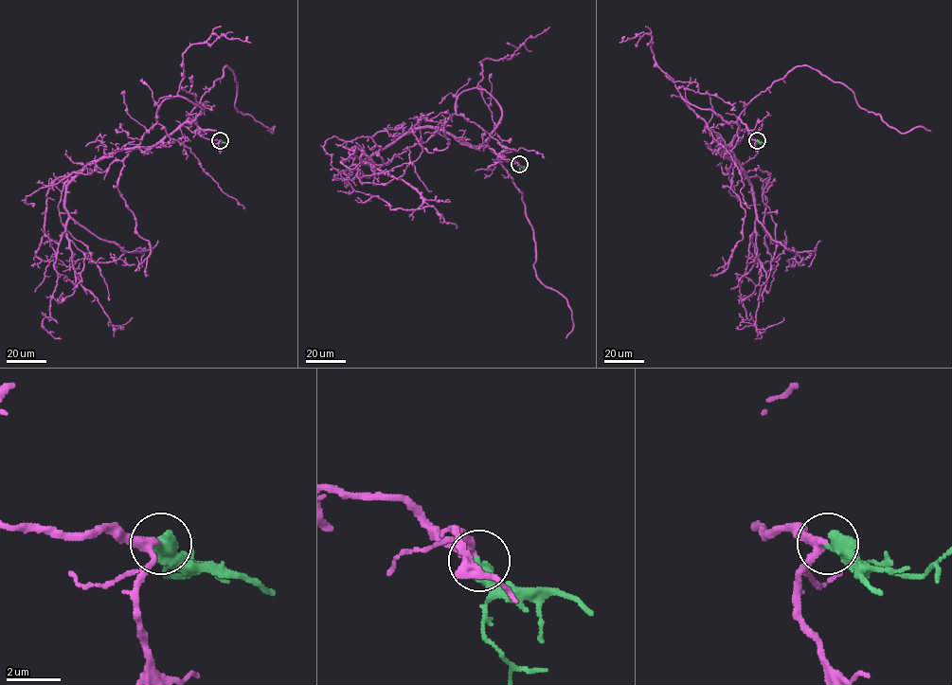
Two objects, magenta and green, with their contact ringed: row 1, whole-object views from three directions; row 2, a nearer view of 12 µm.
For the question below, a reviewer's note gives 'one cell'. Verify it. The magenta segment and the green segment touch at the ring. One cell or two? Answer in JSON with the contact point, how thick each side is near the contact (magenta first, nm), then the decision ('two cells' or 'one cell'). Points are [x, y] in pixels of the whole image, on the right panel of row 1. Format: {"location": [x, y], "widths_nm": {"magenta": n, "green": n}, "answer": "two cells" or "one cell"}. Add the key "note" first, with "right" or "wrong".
{"note": "right", "location": [757, 140], "widths_nm": {"magenta": 240, "green": 600}, "answer": "one cell"}

